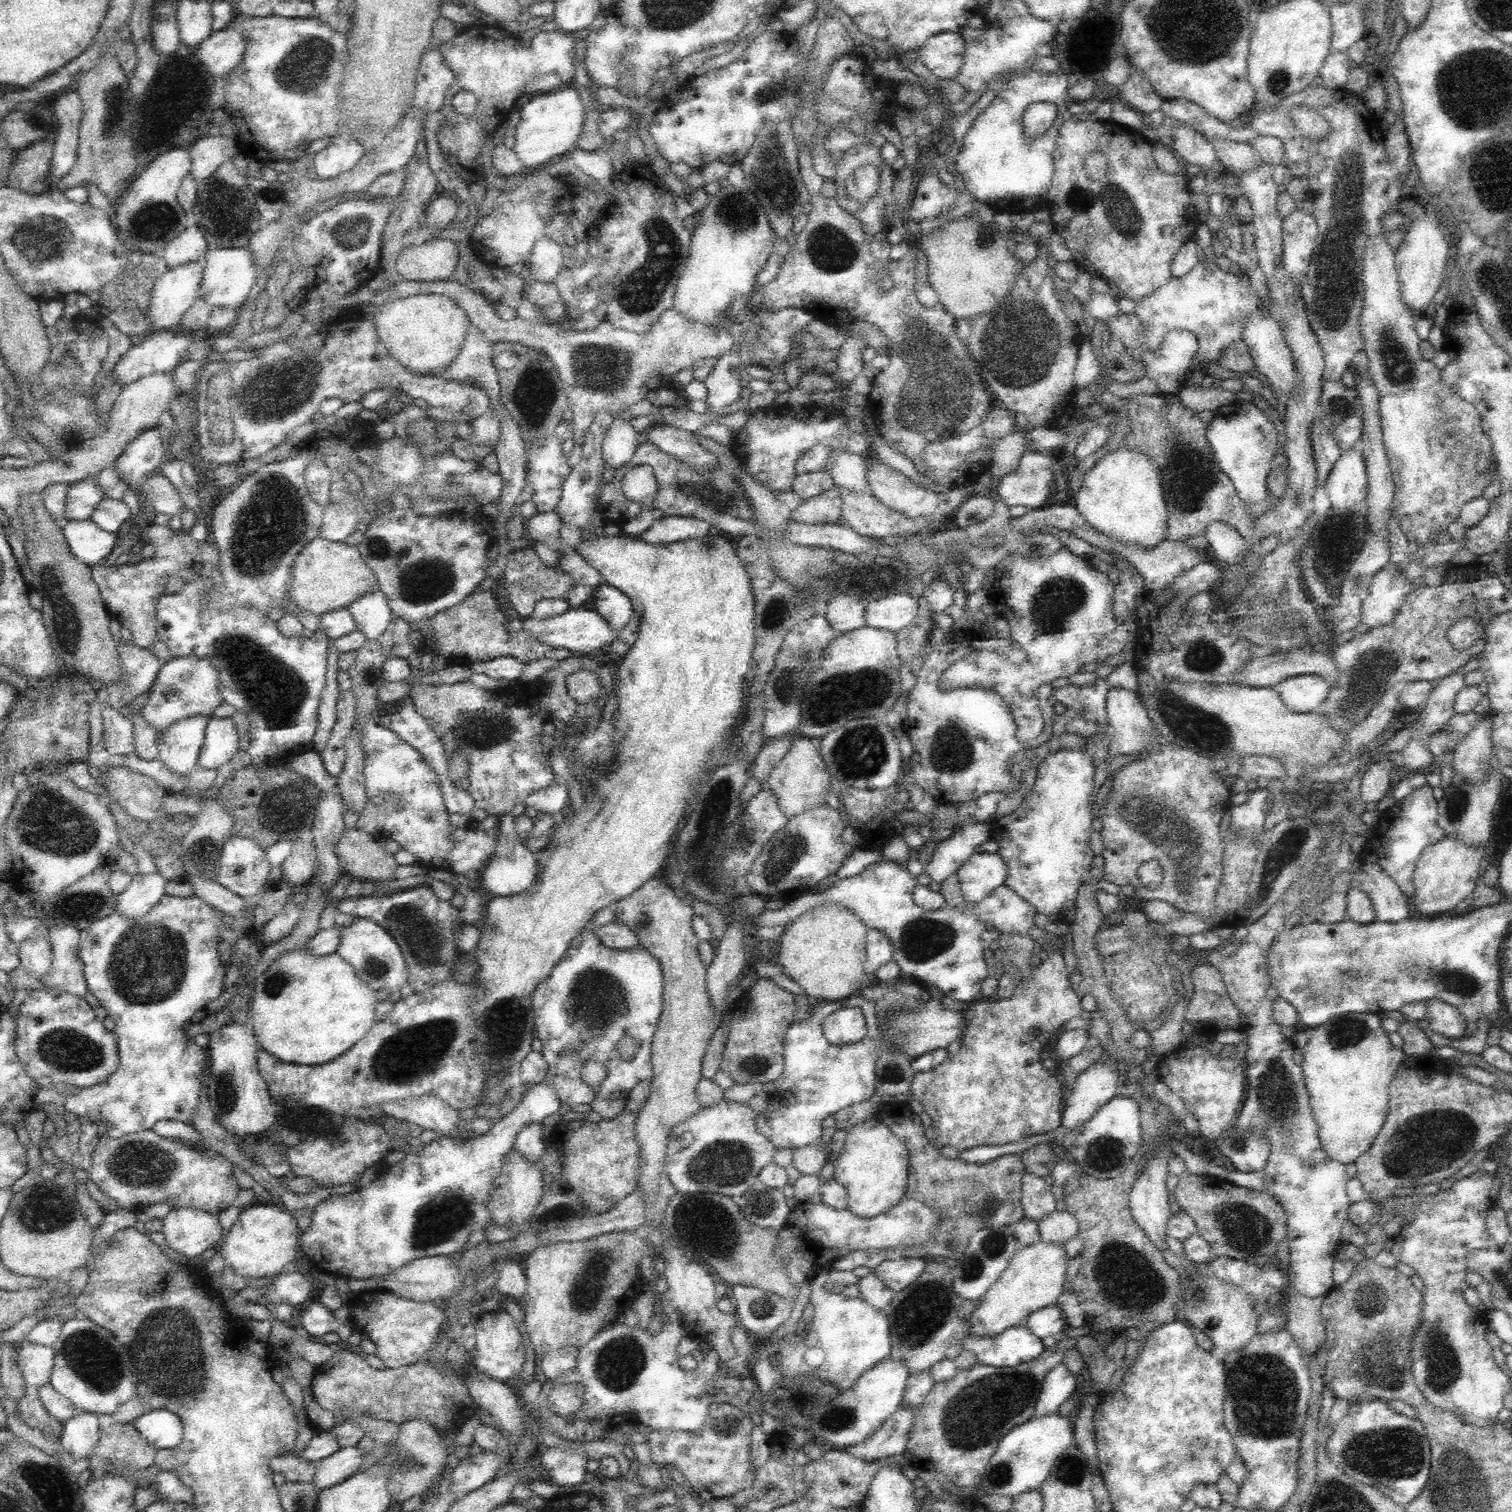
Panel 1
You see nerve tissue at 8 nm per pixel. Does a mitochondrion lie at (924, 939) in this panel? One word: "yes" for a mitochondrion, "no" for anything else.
yes

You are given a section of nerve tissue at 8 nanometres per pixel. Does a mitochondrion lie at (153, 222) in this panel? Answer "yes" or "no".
yes

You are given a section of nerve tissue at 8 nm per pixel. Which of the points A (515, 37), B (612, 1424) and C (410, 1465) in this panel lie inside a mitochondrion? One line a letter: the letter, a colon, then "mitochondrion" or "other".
A: other
B: other
C: mitochondrion

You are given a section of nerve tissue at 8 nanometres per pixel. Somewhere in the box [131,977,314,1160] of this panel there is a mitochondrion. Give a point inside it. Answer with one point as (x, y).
(225, 1090)

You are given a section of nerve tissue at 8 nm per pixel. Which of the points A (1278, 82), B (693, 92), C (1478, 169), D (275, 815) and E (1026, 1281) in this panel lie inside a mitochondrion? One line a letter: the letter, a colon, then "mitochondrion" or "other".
A: mitochondrion
B: other
C: mitochondrion
D: mitochondrion
E: other

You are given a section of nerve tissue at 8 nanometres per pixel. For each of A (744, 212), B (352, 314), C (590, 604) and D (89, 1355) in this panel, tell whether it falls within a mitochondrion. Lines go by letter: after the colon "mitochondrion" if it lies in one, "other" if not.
A: mitochondrion
B: other
C: other
D: mitochondrion

